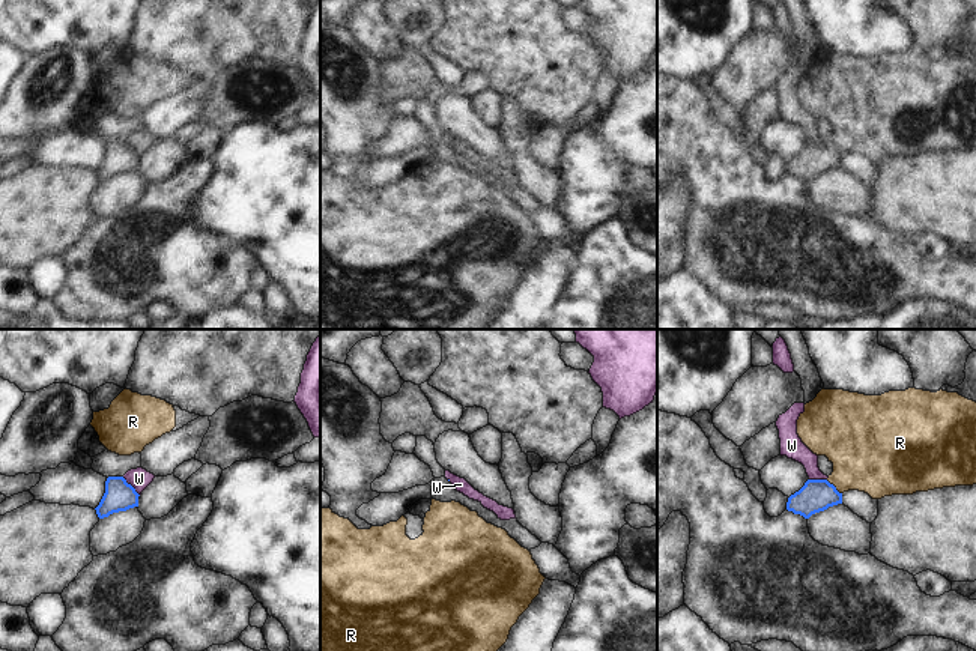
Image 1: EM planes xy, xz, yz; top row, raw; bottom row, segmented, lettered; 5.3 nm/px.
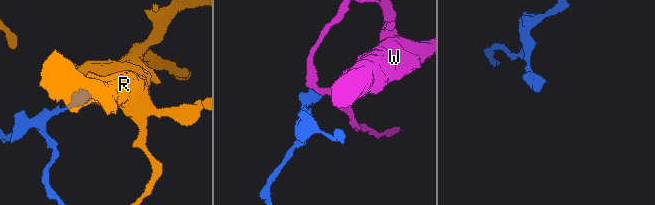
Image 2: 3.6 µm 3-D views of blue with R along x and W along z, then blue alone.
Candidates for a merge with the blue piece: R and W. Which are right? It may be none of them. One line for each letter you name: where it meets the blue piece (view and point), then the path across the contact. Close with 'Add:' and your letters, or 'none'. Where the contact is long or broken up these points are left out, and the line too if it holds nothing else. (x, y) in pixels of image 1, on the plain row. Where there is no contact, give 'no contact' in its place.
R: yz (833, 149) | across yz (817, 158), (826, 157), (833, 149), (868, 118)
Add: R

